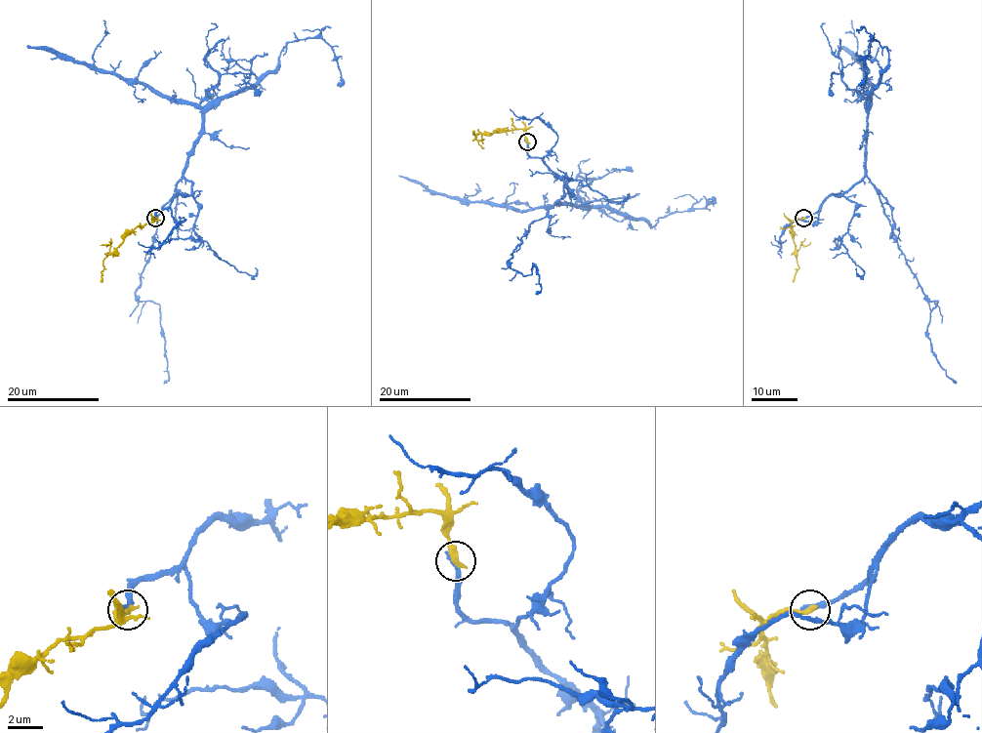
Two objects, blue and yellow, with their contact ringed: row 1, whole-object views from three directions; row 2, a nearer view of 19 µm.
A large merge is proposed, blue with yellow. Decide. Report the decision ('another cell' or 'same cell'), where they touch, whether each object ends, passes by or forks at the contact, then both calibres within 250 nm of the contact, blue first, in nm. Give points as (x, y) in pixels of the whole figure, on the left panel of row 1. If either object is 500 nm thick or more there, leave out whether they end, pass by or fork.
another cell; at (155, 218); blue ends there; yellow ends there; 320 nm thick on the blue side, 360 nm on the other

